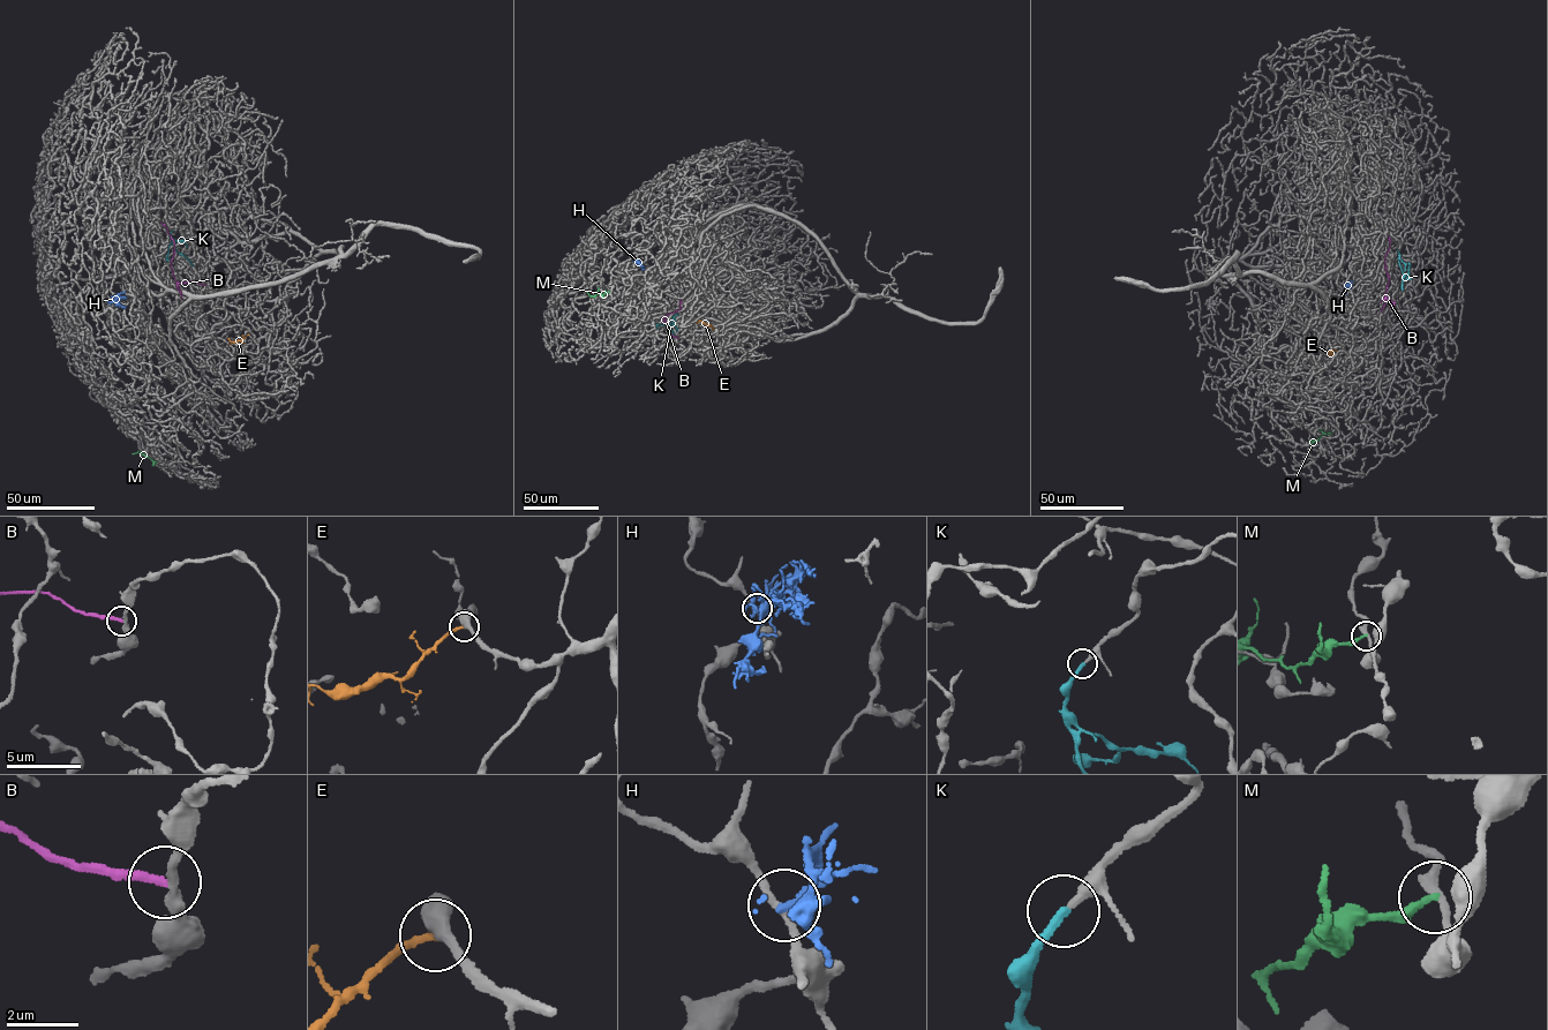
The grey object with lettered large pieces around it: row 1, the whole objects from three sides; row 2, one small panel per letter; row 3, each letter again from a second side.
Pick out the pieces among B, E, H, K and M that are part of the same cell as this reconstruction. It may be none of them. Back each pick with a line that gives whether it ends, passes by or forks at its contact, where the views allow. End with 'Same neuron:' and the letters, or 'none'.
K: it ends there
Same neuron: K

